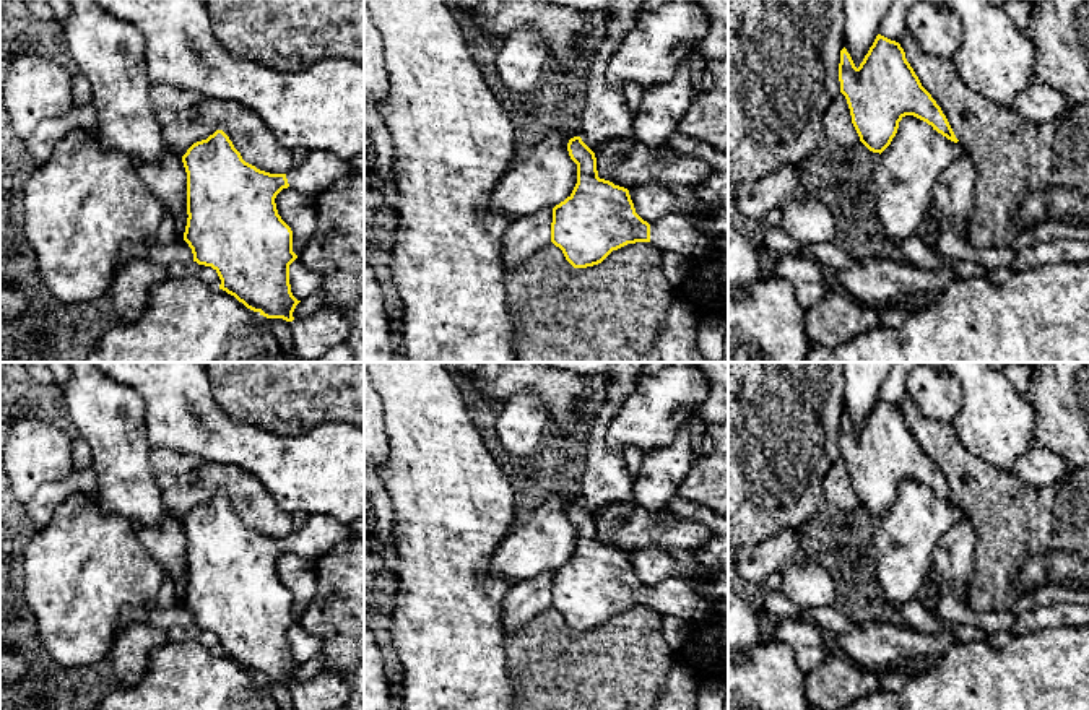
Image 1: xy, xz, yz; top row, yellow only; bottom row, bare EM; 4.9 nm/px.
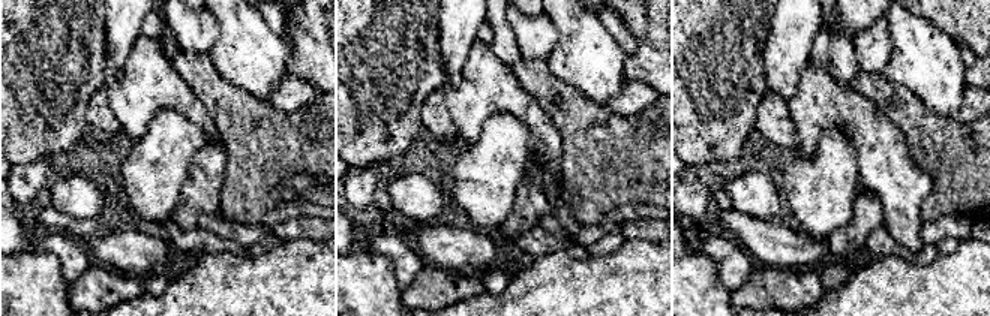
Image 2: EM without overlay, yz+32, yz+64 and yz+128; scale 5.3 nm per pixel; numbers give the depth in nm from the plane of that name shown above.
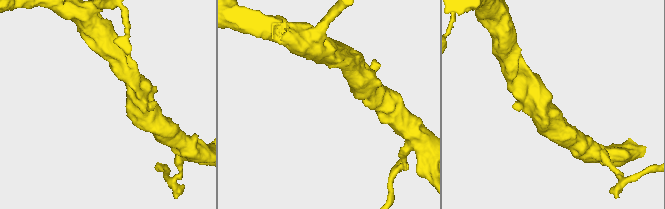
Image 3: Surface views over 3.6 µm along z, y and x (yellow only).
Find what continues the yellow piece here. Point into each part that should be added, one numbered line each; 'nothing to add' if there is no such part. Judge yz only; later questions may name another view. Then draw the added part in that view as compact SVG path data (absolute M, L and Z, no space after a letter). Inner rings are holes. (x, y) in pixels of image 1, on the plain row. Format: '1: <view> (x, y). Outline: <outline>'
nothing to add

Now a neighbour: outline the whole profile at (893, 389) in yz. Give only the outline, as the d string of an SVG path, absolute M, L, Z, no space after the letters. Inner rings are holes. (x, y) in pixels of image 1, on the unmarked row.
M894 362L879 388L879 398L897 406L899 400L907 392L905 390L907 374L917 364L918 362Z

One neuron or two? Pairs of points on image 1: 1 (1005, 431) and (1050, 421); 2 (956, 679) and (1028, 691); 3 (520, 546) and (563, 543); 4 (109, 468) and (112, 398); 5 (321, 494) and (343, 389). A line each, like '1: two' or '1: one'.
1: two
2: one
3: one
4: one
5: two

